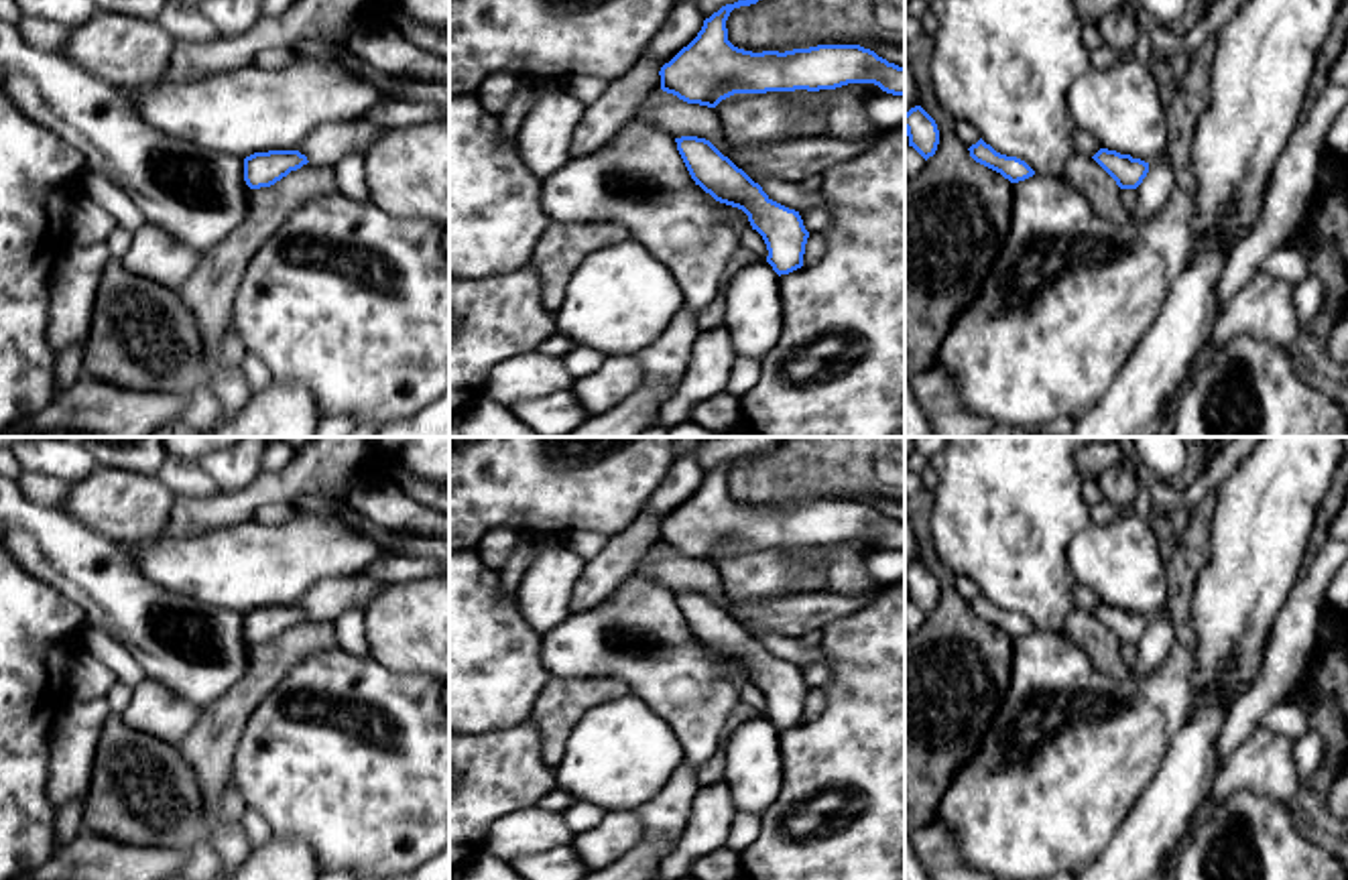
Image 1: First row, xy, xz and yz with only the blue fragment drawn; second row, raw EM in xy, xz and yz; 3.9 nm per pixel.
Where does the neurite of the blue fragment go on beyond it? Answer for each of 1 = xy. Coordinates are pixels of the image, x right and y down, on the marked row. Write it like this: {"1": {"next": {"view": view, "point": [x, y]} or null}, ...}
{"1": {"next": null}}

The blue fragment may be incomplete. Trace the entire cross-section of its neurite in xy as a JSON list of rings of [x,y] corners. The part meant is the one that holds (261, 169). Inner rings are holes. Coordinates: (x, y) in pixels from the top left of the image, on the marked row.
[[[299,150],[254,152],[244,159],[244,181],[250,189],[270,187],[307,163]]]

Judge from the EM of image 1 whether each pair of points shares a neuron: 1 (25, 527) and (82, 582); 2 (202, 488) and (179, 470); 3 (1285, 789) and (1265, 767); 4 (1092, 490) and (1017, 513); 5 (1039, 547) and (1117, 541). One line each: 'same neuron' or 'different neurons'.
1: same neuron
2: same neuron
3: same neuron
4: different neurons
5: different neurons

